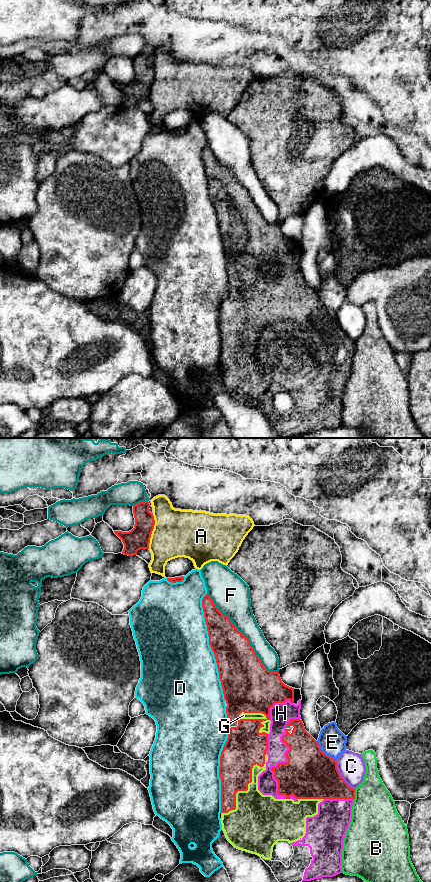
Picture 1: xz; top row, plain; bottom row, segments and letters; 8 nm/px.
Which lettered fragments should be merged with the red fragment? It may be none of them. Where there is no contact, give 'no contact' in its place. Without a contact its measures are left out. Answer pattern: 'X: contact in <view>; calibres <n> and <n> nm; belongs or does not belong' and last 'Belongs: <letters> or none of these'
A: contact in xz; calibres 180 and 380 nm; does not belong
B: contact in xz; calibres 260 and 360 nm; does not belong
C: contact in xz; calibres 400 and 220 nm; does not belong
D: contact in xz; calibres 320 and 500 nm; does not belong
E: contact in xz; calibres 400 and 220 nm; does not belong
F: contact in xz; calibres 340 and 220 nm; does not belong
G: contact in xz; calibres 380 and 50 nm; belongs
H: contact in xz; calibres 380 and 160 nm; belongs
Belongs: G, H

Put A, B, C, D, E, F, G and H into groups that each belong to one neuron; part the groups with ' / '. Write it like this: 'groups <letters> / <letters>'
groups A / B / C / D / E / F / G H

